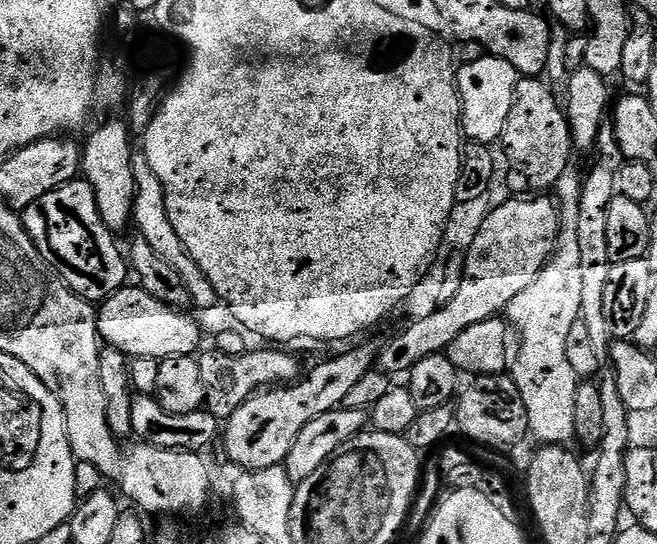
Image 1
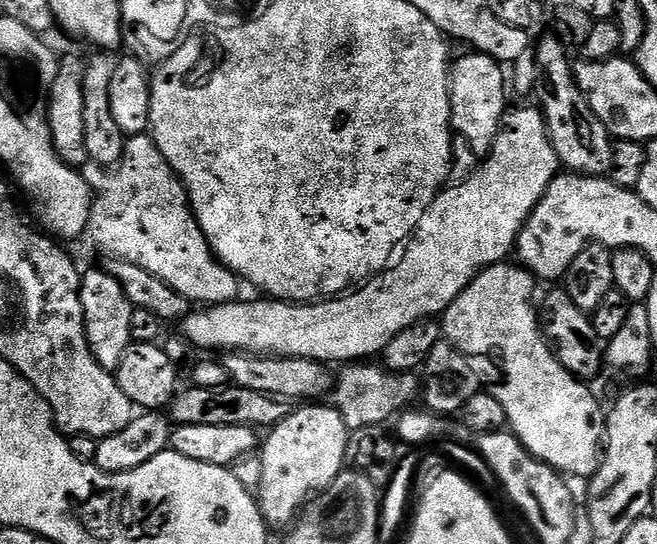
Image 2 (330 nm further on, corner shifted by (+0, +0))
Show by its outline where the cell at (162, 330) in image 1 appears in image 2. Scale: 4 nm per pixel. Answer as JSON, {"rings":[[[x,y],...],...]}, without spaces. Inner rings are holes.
{"rings":[[[536,106],[516,108],[513,112],[512,109],[505,111],[500,133],[492,143],[492,149],[481,160],[484,161],[477,172],[470,173],[461,184],[453,183],[441,191],[436,201],[426,210],[422,222],[418,222],[410,243],[403,249],[404,257],[402,252],[394,266],[381,272],[379,276],[372,277],[355,290],[345,292],[343,296],[311,304],[293,304],[271,298],[240,298],[231,304],[204,306],[199,310],[189,311],[183,317],[184,339],[193,349],[217,348],[220,354],[231,351],[257,356],[306,358],[329,366],[364,362],[369,358],[379,357],[387,344],[402,333],[402,330],[422,320],[443,317],[454,298],[458,298],[458,294],[462,294],[462,290],[470,286],[479,272],[489,268],[491,264],[507,261],[513,255],[522,226],[562,168],[548,137],[544,115]]]}

